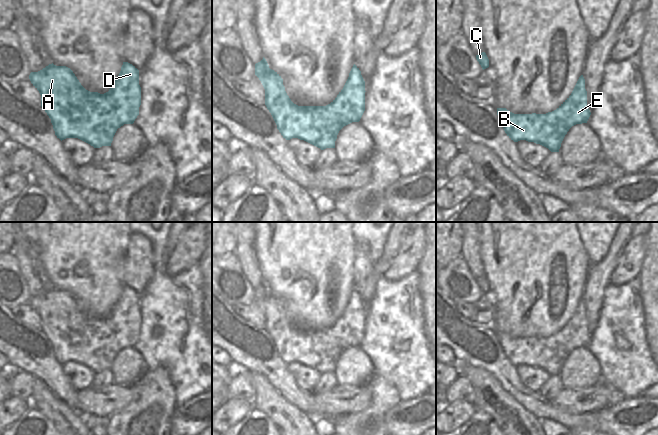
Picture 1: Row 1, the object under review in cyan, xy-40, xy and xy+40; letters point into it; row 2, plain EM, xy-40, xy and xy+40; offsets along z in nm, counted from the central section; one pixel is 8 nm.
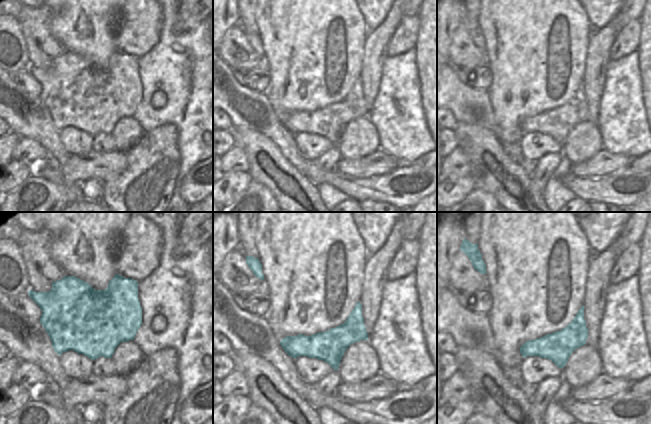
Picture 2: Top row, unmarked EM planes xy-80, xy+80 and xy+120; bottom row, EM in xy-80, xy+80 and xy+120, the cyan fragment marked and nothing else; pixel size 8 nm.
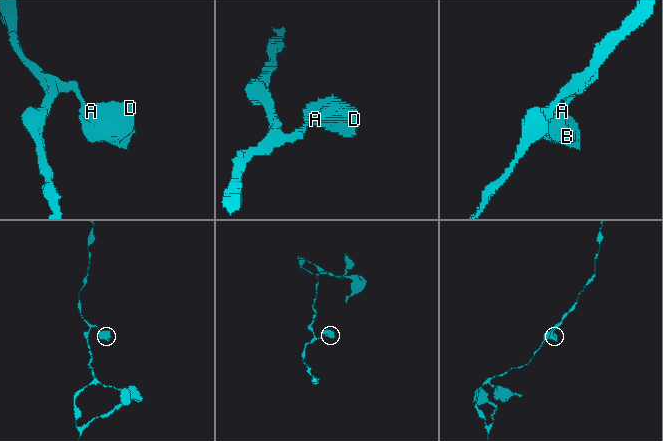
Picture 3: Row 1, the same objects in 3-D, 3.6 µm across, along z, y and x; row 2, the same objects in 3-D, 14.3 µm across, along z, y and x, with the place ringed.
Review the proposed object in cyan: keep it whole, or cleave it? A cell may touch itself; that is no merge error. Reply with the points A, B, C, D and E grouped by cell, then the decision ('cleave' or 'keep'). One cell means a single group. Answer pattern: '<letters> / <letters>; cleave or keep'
A B C D E; keep

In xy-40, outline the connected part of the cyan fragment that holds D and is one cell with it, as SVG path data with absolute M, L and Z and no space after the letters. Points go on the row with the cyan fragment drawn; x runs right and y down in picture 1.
M123 62L117 79L104 94L86 90L70 68L53 63L38 72L31 72L29 79L39 91L41 107L51 119L55 135L61 141L78 138L94 148L111 146L117 129L124 124L133 124L139 115L139 70L128 62Z

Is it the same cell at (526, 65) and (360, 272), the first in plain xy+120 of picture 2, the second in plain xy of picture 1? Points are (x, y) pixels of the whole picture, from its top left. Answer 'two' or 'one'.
two

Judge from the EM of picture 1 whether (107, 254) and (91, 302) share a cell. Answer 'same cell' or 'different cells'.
same cell

